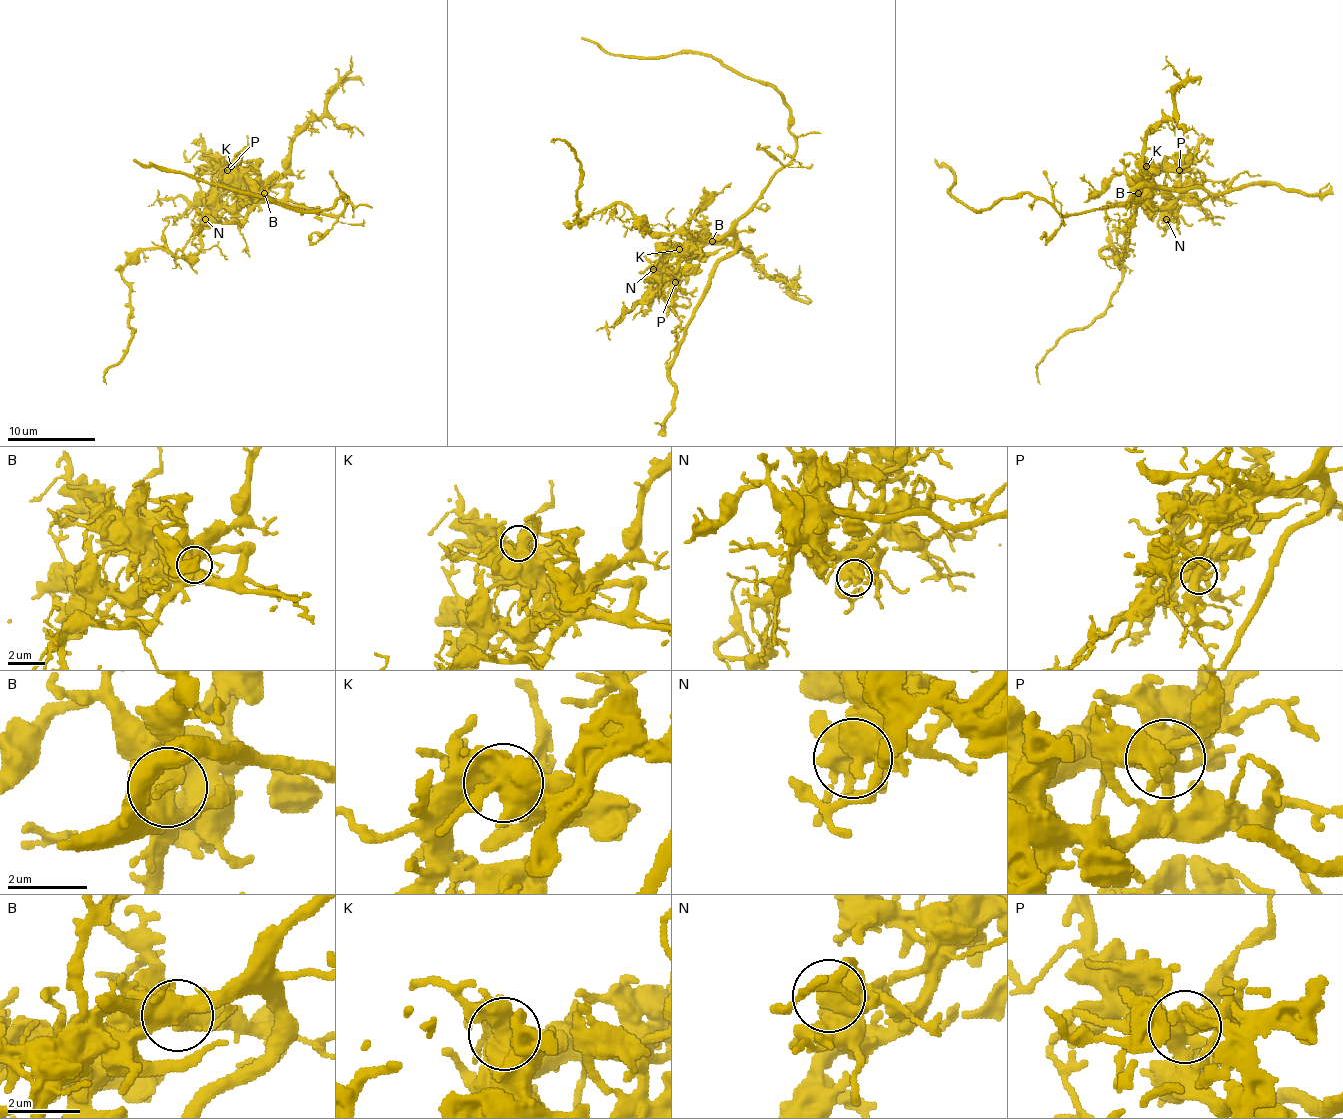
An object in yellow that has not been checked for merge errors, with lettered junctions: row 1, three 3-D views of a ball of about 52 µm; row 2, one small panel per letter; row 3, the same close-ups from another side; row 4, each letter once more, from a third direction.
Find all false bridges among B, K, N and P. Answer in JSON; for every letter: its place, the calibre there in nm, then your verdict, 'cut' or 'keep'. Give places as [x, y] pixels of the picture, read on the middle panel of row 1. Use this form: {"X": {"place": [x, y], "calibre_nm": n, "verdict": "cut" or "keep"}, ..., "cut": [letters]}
{"B": {"place": [712, 241], "calibre_nm": 600, "verdict": "cut"}, "K": {"place": [679, 249], "calibre_nm": 500, "verdict": "keep"}, "N": {"place": [653, 269], "calibre_nm": 650, "verdict": "keep"}, "P": {"place": [675, 282], "calibre_nm": 500, "verdict": "keep"}, "cut": ["B"]}

